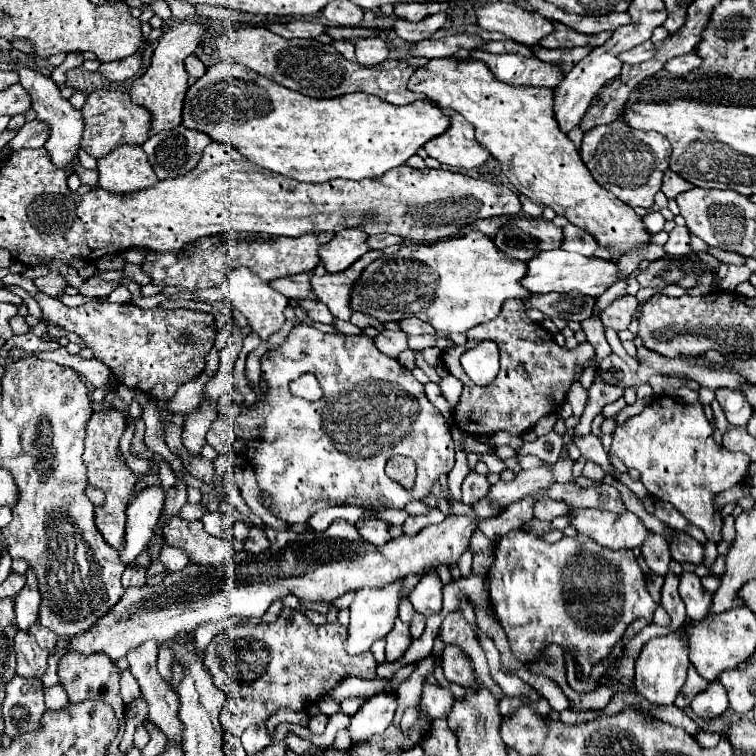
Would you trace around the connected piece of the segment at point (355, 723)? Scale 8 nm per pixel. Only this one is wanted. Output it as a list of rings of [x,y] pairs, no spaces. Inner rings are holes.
[[[380,693],[372,699],[368,699],[358,713],[352,717],[352,723],[348,725],[352,745],[360,745],[370,741],[372,735],[380,735],[386,731],[386,727],[392,723],[396,713],[396,697]]]

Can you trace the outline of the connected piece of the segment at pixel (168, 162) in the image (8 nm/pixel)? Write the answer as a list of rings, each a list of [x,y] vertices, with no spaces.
[[[178,125],[152,135],[142,149],[146,151],[158,179],[168,179],[194,169],[202,157],[202,149],[210,143],[210,135]]]

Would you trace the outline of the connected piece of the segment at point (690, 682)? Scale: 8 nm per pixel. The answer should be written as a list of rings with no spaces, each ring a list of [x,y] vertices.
[[[690,667],[688,669],[688,679],[686,679],[686,683],[684,683],[684,687],[682,687],[682,691],[680,691],[680,695],[678,695],[678,699],[676,699],[676,707],[680,707],[680,709],[688,709],[690,707],[690,701],[694,699],[694,695],[698,695],[700,691],[704,691],[708,687],[708,681],[706,679],[702,679],[696,671],[694,671],[694,667]]]

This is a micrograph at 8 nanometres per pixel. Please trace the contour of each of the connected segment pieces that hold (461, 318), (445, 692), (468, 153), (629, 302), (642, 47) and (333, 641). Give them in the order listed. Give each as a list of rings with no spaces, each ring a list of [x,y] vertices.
[[[470,231],[464,237],[442,239],[436,243],[400,245],[400,249],[394,255],[378,257],[362,271],[360,279],[352,285],[350,307],[352,311],[368,313],[382,323],[402,321],[406,319],[406,315],[414,315],[430,323],[440,333],[464,333],[480,323],[494,319],[500,313],[500,307],[506,299],[526,299],[530,293],[520,285],[522,275],[526,275],[524,261],[512,259],[506,253],[498,251],[492,239],[488,239],[482,231]]]
[[[424,683],[424,687],[422,687],[422,705],[426,707],[428,717],[442,719],[442,717],[448,717],[448,713],[452,711],[454,697],[452,697],[450,689]]]
[[[446,111],[450,115],[450,131],[432,139],[424,145],[428,157],[438,159],[442,165],[458,169],[474,169],[488,159],[488,151],[476,141],[474,125],[468,121],[458,121],[458,113]]]
[[[618,297],[612,301],[610,307],[606,307],[602,311],[602,323],[606,327],[612,327],[616,331],[620,329],[628,329],[630,325],[630,319],[632,319],[632,313],[636,309],[636,297]]]
[[[644,41],[640,45],[636,45],[634,49],[630,51],[624,51],[618,55],[618,59],[622,63],[630,63],[630,65],[636,65],[636,63],[642,63],[646,59],[652,59],[654,57],[654,43],[652,41]]]
[[[284,607],[282,615],[276,623],[264,625],[236,625],[234,629],[218,633],[212,643],[206,647],[204,667],[212,675],[214,685],[226,695],[226,703],[222,707],[219,721],[223,732],[232,733],[236,737],[252,724],[265,722],[270,715],[274,715],[280,707],[292,709],[306,709],[308,705],[316,705],[324,695],[328,695],[342,679],[360,677],[360,679],[374,679],[376,677],[376,659],[372,653],[364,655],[348,655],[344,643],[348,639],[348,629],[344,625],[326,623],[322,627],[314,625],[302,611]]]

